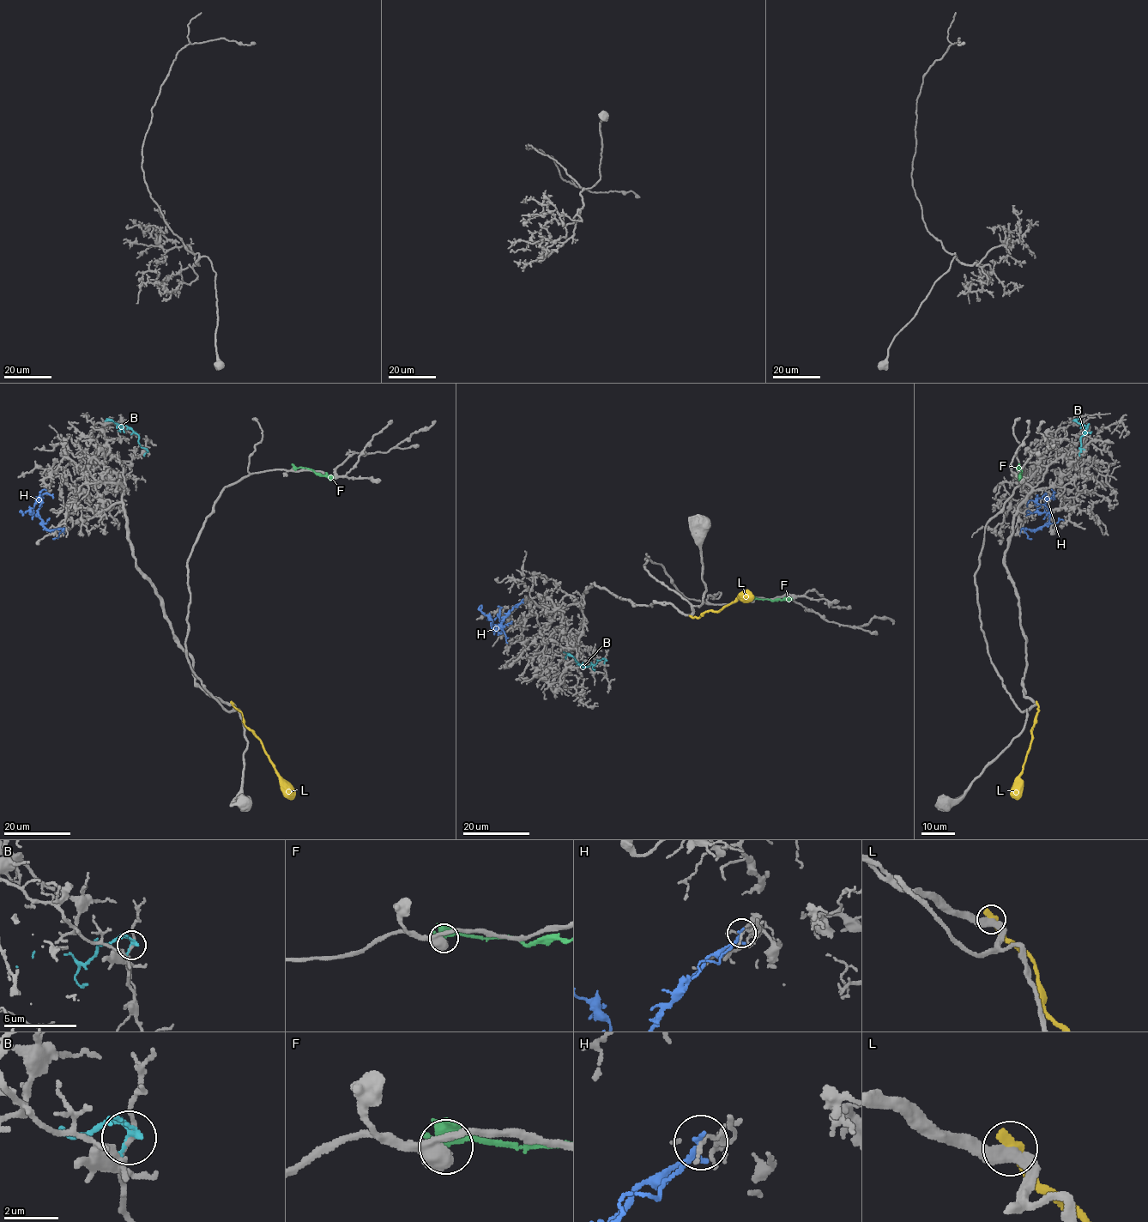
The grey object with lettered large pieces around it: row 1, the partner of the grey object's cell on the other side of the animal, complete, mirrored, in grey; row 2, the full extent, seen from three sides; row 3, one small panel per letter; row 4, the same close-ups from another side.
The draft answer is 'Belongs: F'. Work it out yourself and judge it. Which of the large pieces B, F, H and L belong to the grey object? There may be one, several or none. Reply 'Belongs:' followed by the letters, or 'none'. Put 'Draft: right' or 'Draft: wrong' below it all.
Belongs: none
Draft: wrong

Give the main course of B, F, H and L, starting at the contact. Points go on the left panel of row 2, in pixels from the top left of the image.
B: (147, 449), (140, 445), (137, 434), (130, 428), (105, 420)
F: (295, 468), (309, 468), (333, 478)
H: (63, 529), (47, 529), (33, 511), (33, 505), (42, 495), (48, 493), (52, 499)
L: (232, 704), (241, 713), (242, 722), (260, 741), (284, 791), (292, 799)

